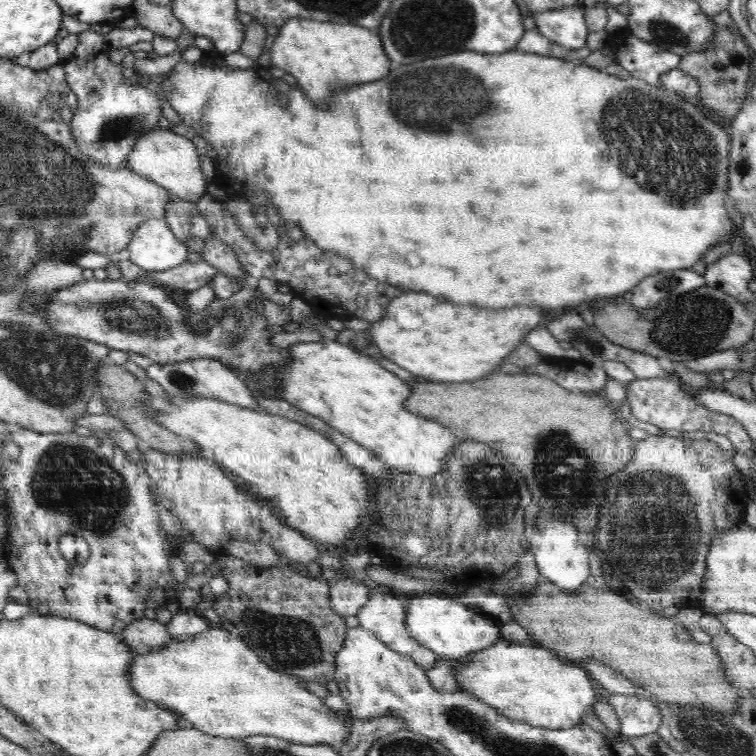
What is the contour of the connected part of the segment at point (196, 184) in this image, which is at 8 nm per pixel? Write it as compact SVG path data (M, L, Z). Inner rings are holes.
M156 128L143 134L125 165L130 166L140 176L156 181L156 184L164 187L171 196L196 203L201 196L207 194L206 178L200 168L200 156L194 142L170 130Z

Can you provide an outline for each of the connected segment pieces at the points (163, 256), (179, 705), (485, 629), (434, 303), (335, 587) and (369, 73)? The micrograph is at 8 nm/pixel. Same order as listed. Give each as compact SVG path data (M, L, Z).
M152 217L145 220L136 230L135 235L132 236L131 242L128 244L124 254L125 257L130 259L132 263L137 264L145 271L167 271L182 264L187 260L188 247L184 241L172 232L168 223L163 217Z
M223 622L208 632L192 636L188 640L171 637L164 648L142 654L131 667L131 684L146 700L153 700L160 707L184 715L188 726L196 727L209 736L242 739L244 737L267 735L284 738L306 745L332 745L332 742L348 742L350 734L342 718L322 702L322 698L310 694L293 673L281 673L270 668L246 644L244 639Z
M422 593L416 594L414 598L404 597L407 602L406 627L410 635L424 647L432 648L439 658L460 660L470 653L492 646L502 638L500 623L496 619L472 610L444 594Z
M406 292L404 296L400 296L400 300L394 300L391 304L392 308L387 307L386 318L378 323L369 323L366 332L372 336L384 358L432 382L462 382L482 378L484 374L488 375L488 372L492 372L496 366L504 362L506 356L512 354L514 348L518 348L524 342L530 330L540 326L542 320L542 310L530 306L476 312L468 304L460 304L460 306L454 306L450 302L440 304L438 298L426 292Z
M337 578L329 587L331 608L340 616L356 615L370 599L370 588L362 578Z
M289 19L270 48L270 66L282 68L298 80L302 92L318 106L346 86L380 80L390 72L388 55L377 30L355 24L336 24L308 19Z

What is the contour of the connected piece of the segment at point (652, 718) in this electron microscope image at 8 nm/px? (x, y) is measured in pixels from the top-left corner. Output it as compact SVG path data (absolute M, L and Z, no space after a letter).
M611 693L606 702L612 704L618 715L620 731L627 738L653 734L662 724L657 703L637 695Z

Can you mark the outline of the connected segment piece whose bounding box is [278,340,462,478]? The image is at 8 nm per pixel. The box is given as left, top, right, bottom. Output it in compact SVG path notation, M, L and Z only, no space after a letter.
M320 341L320 342L298 342L298 344L292 344L289 346L294 362L291 363L291 370L284 376L278 376L281 379L281 383L278 387L281 398L288 401L290 404L298 407L308 414L312 414L322 419L326 424L332 426L332 428L340 431L342 434L348 436L348 438L358 442L366 449L371 450L375 456L378 456L380 460L387 462L392 468L395 468L401 474L407 474L409 477L417 478L428 478L435 475L439 475L447 469L447 462L451 456L454 455L454 448L462 442L460 436L456 436L454 432L450 432L451 429L447 425L440 424L436 421L424 418L423 416L417 415L416 413L408 411L404 408L404 401L412 394L414 388L410 388L402 378L398 378L396 374L388 372L386 368L382 368L374 357L370 358L370 355L364 356L364 354L358 354L356 349L350 346L341 344L338 341Z

